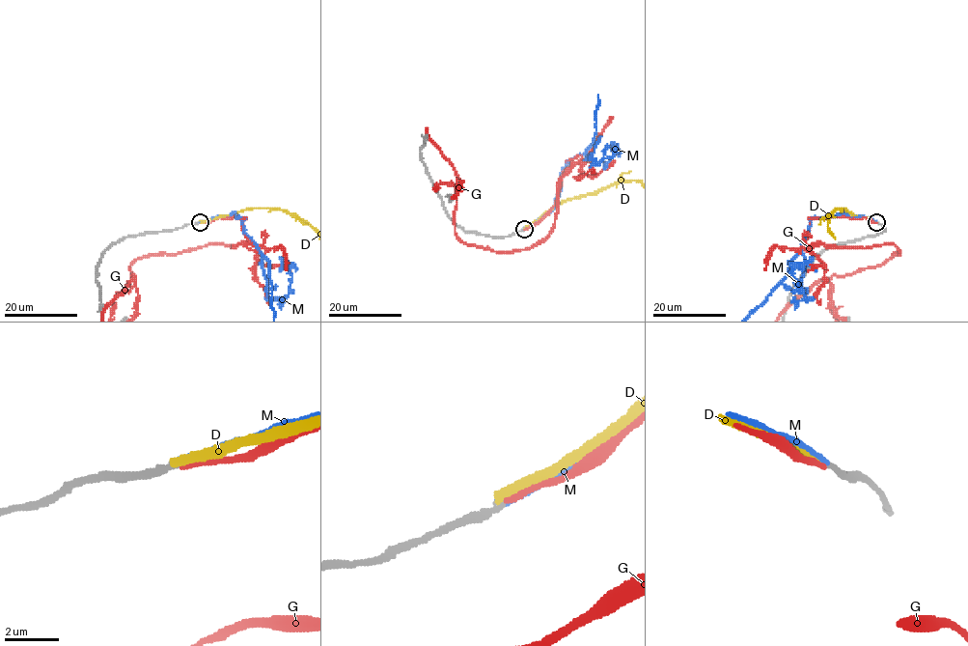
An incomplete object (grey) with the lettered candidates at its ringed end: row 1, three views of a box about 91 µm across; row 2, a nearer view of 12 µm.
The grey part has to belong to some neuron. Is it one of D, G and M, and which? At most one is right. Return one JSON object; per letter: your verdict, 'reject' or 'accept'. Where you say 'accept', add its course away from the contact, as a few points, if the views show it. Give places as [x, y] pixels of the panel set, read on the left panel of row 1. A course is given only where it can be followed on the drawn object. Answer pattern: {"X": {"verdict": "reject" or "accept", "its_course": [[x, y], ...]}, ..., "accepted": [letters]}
{"D": {"verdict": "reject"}, "G": {"verdict": "reject"}, "M": {"verdict": "accept"}, "accepted": ["M"]}

